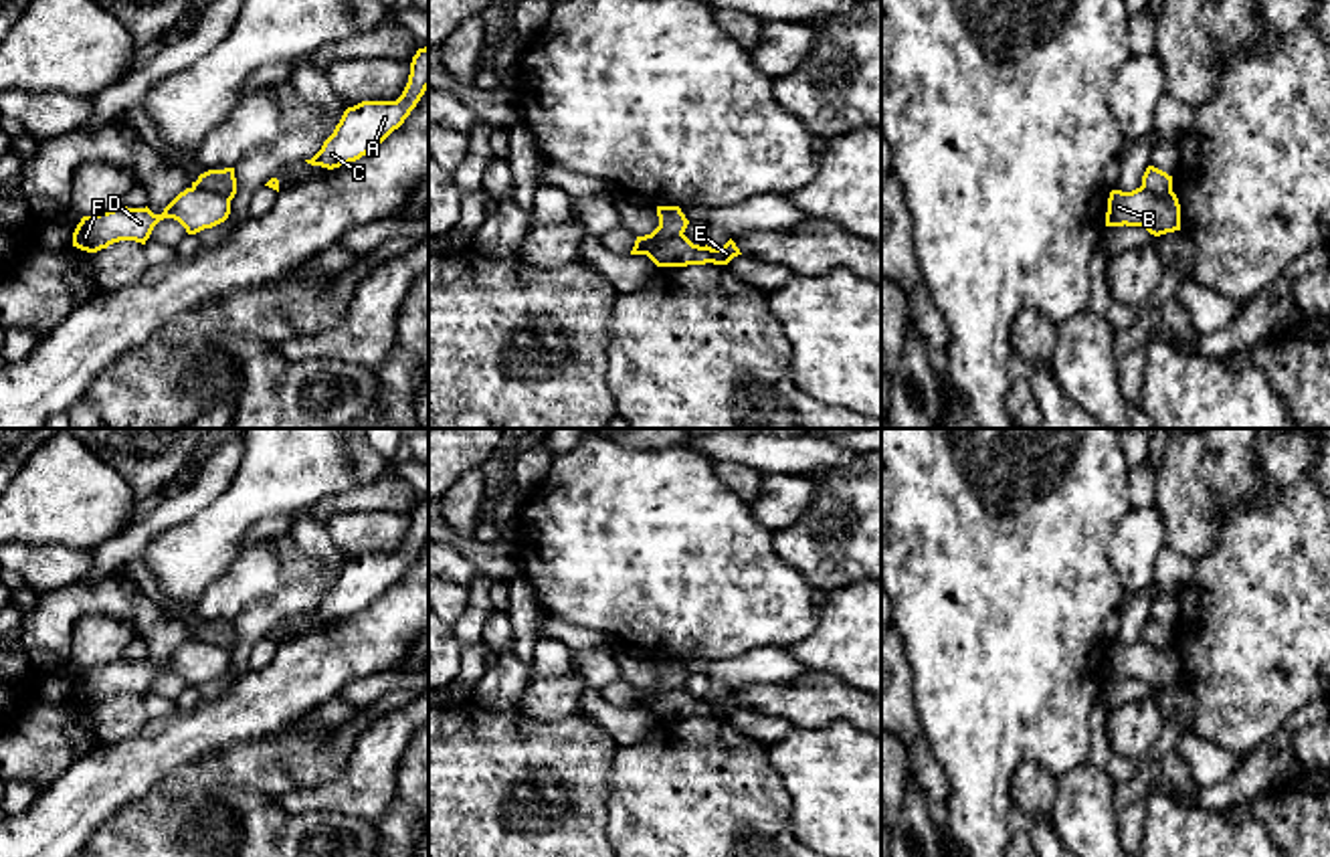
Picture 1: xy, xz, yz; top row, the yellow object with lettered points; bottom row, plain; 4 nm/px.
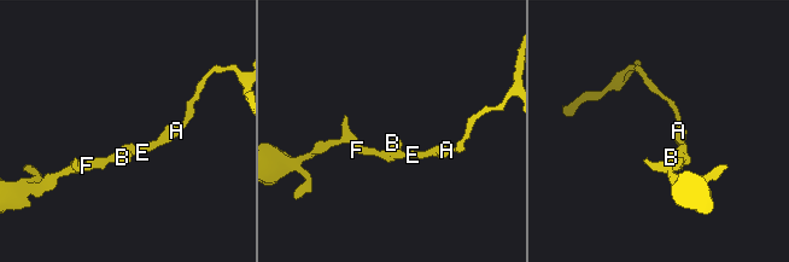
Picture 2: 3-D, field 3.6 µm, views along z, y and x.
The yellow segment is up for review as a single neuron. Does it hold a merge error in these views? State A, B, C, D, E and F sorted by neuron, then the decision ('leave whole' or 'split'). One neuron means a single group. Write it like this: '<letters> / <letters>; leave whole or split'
A C E / B D F; split

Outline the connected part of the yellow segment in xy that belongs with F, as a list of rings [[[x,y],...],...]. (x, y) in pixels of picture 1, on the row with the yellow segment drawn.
[[[186,188],[162,214],[146,208],[117,206],[107,212],[83,216],[73,232],[73,247],[97,253],[119,241],[146,245],[154,226],[164,218],[178,220],[188,234],[212,228],[230,214],[230,200],[214,190]]]

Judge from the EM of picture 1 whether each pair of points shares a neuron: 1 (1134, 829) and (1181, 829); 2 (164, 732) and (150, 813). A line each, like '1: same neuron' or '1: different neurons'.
1: different neurons
2: different neurons

